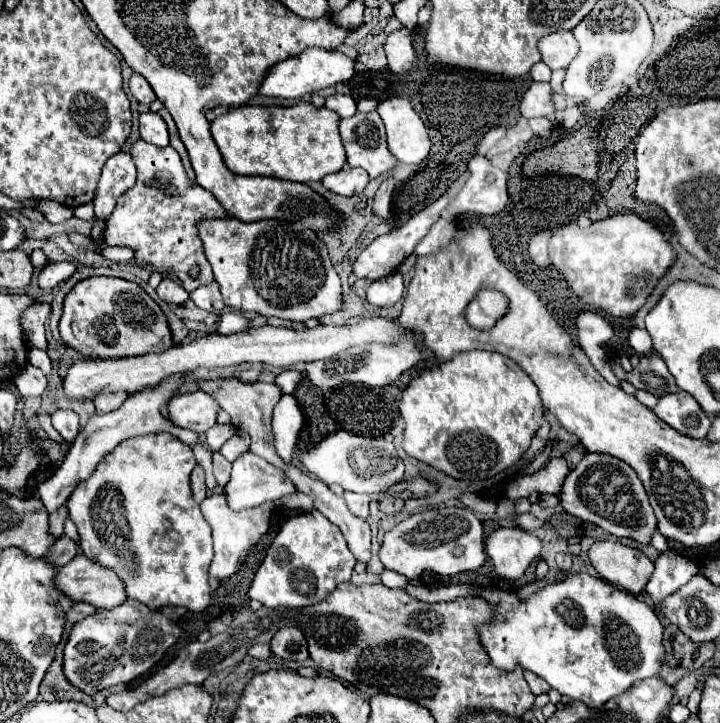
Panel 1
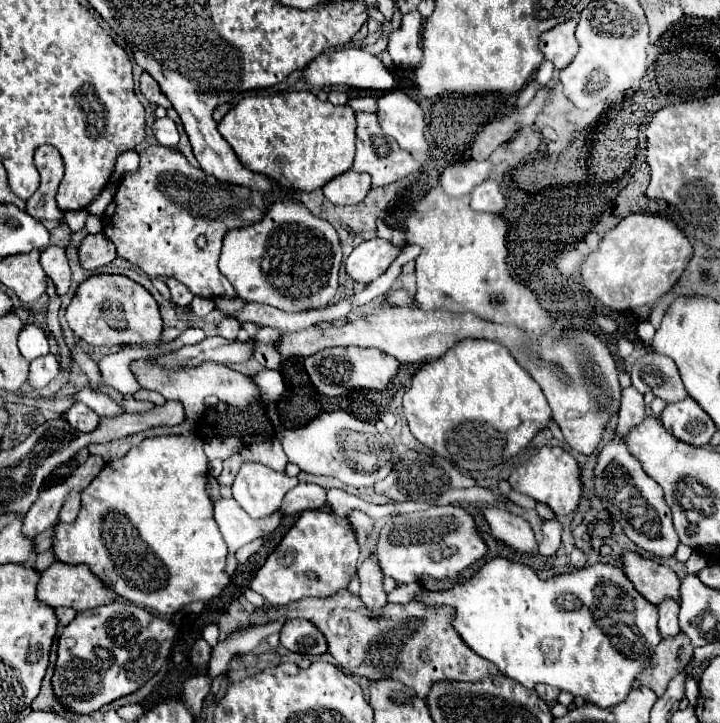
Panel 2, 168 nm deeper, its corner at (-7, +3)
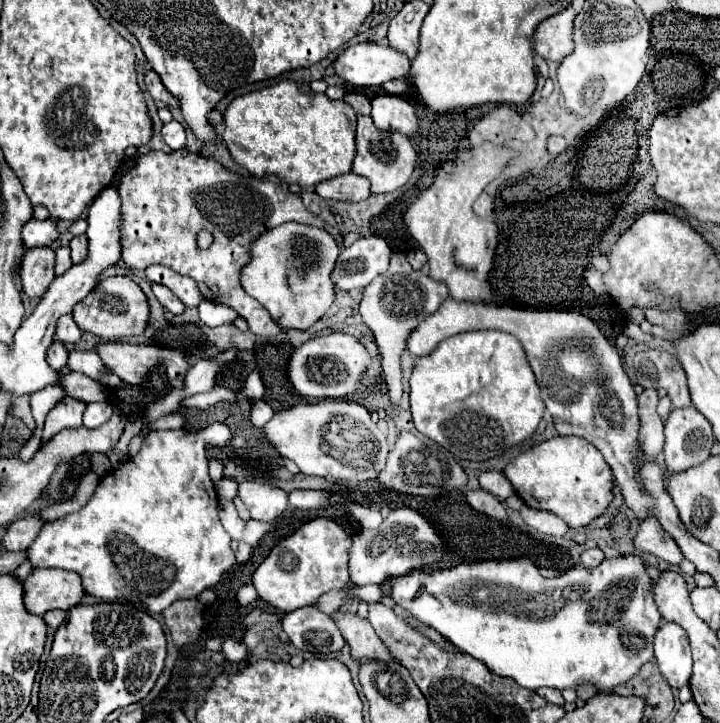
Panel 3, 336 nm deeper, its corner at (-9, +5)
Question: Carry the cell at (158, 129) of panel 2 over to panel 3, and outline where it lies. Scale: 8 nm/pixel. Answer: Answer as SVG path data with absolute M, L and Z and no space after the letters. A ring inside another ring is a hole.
M171 121L171 123L165 123L163 125L163 139L165 139L165 143L171 147L171 149L183 149L185 147L185 129L183 129L183 125L179 123L179 121Z

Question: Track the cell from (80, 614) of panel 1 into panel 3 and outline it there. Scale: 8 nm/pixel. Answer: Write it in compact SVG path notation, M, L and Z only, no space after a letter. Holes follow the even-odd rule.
M53 609L53 611L47 611L45 615L43 615L43 621L47 623L47 627L53 627L53 629L57 629L63 621L65 621L65 613L61 611L61 609Z

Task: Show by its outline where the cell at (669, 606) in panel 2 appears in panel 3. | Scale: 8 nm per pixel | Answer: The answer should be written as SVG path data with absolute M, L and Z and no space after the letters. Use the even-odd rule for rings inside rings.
M665 623L657 635L655 635L655 659L661 675L665 681L673 687L679 689L683 685L689 685L691 677L691 647L687 633L675 625L675 623Z

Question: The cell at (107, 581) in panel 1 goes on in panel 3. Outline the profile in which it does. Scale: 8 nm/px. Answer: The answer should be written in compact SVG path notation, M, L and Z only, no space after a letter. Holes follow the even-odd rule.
M33 569L23 581L23 605L31 615L43 615L51 609L71 609L79 605L83 585L73 571Z

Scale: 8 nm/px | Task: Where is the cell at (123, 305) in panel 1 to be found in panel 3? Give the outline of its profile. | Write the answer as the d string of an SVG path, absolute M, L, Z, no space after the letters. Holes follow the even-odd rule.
M129 277L101 279L99 287L95 287L95 291L91 291L91 295L83 299L83 303L77 303L73 307L73 319L79 325L79 329L105 339L143 333L147 327L147 317L149 317L147 297L143 295L141 287L133 283Z

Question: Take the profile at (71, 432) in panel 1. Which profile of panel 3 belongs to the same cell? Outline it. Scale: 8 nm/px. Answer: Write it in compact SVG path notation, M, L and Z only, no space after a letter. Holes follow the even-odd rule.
M101 401L101 403L91 403L91 405L87 405L87 409L85 409L83 425L85 425L87 429L95 429L95 427L107 423L107 421L111 419L111 415L113 415L113 407L111 407L109 403L105 403L105 401Z

